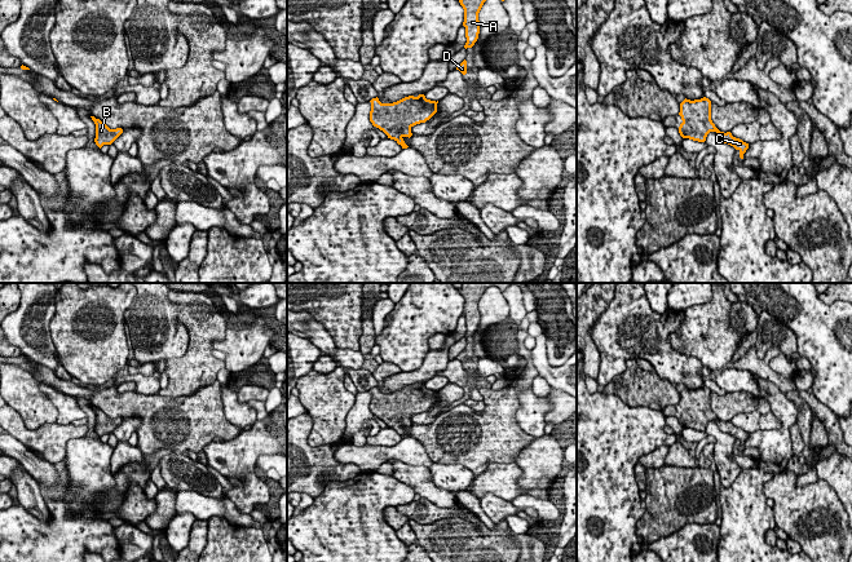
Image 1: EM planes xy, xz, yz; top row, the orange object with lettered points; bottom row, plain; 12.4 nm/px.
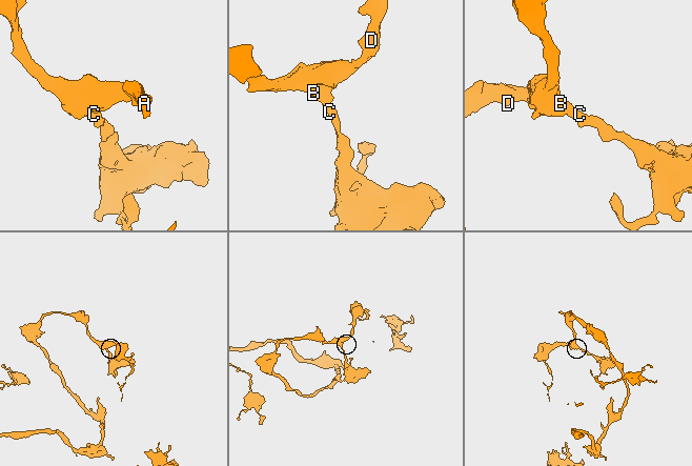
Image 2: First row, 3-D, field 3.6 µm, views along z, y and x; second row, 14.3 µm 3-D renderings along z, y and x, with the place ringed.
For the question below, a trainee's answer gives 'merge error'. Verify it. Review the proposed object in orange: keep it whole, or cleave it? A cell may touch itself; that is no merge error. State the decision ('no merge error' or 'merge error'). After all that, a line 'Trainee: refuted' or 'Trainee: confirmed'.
no merge error
Trainee: refuted

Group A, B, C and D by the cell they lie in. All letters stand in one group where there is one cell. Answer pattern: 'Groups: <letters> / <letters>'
Groups: A B C D

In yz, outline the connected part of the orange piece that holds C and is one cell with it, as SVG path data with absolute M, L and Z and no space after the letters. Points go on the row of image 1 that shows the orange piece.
M706 97L701 99L684 99L680 103L680 112L683 123L679 127L679 133L683 138L689 138L698 142L705 142L710 132L715 132L720 141L733 146L740 151L740 158L749 149L749 143L732 136L730 132L720 132L711 120L711 101Z

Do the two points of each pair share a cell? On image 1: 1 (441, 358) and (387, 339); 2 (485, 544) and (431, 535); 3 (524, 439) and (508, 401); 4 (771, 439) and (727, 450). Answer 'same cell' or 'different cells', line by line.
1: different cells
2: same cell
3: same cell
4: different cells

